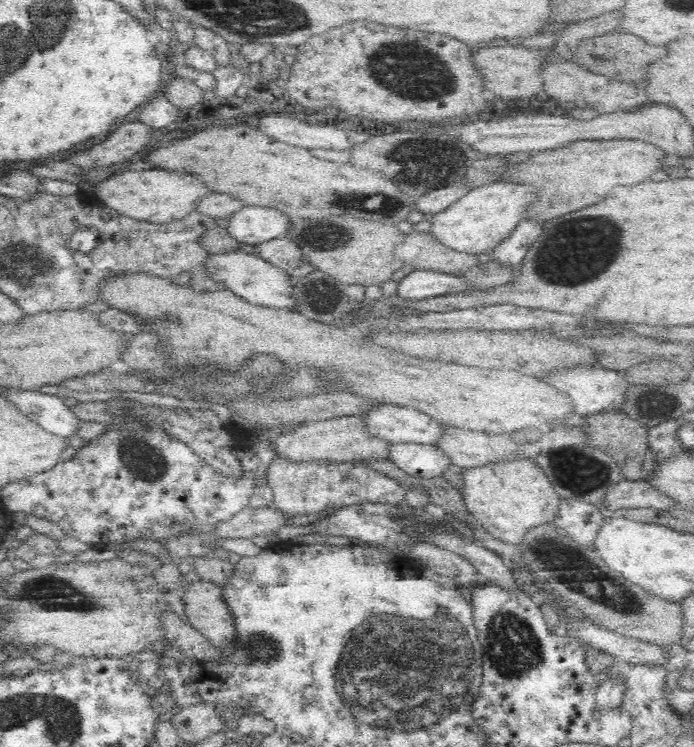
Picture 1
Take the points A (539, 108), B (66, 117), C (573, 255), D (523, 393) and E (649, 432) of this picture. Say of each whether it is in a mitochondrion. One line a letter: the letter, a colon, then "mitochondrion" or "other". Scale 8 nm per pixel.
A: other
B: other
C: mitochondrion
D: other
E: other

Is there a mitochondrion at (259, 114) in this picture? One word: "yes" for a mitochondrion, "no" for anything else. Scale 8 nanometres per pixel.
no

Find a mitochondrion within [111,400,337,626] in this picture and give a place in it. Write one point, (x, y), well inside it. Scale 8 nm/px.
(142, 460)

